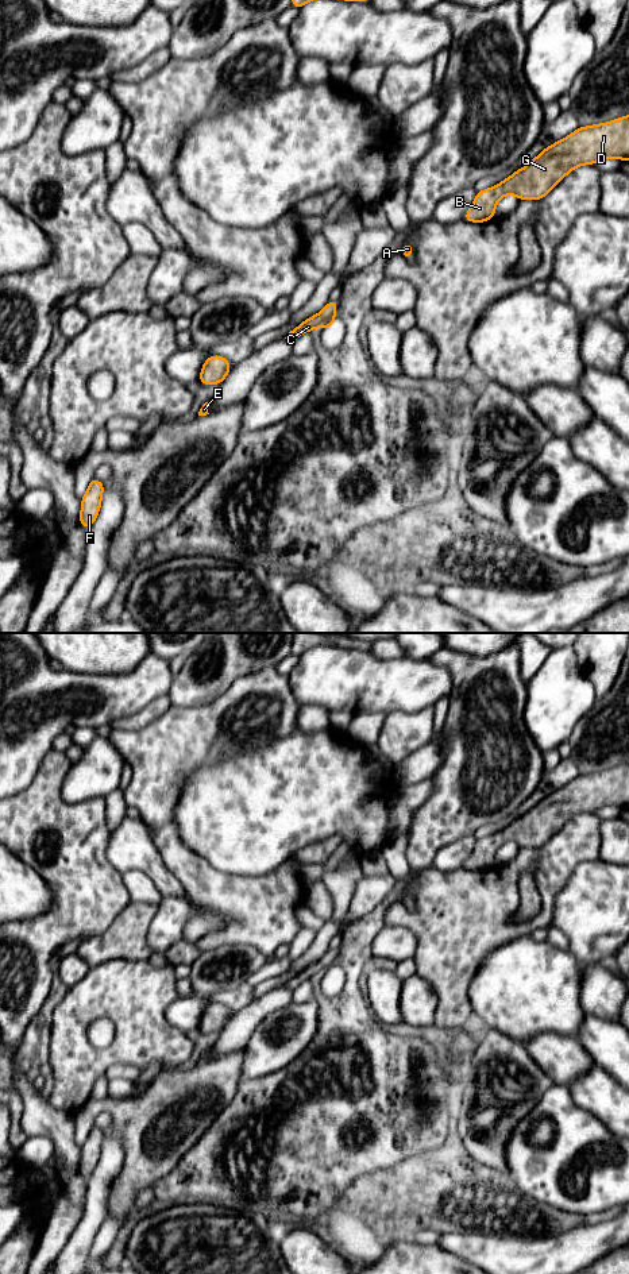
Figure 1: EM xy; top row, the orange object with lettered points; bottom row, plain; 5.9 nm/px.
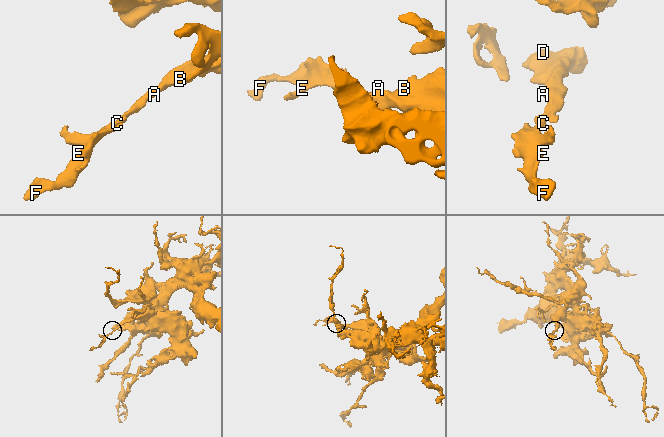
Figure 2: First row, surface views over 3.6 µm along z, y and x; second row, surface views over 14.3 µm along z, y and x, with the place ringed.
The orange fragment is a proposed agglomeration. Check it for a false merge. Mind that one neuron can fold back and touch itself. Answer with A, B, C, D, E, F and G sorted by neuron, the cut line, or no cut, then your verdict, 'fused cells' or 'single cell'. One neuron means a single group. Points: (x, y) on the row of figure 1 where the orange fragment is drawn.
A B C D E F G; no cut; single cell

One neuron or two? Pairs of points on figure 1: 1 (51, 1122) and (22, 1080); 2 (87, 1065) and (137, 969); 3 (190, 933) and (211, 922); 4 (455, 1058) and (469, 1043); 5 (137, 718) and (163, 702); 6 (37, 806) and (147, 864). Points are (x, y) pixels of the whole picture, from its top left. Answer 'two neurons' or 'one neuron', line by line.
1: one neuron
2: one neuron
3: one neuron
4: one neuron
5: one neuron
6: two neurons

